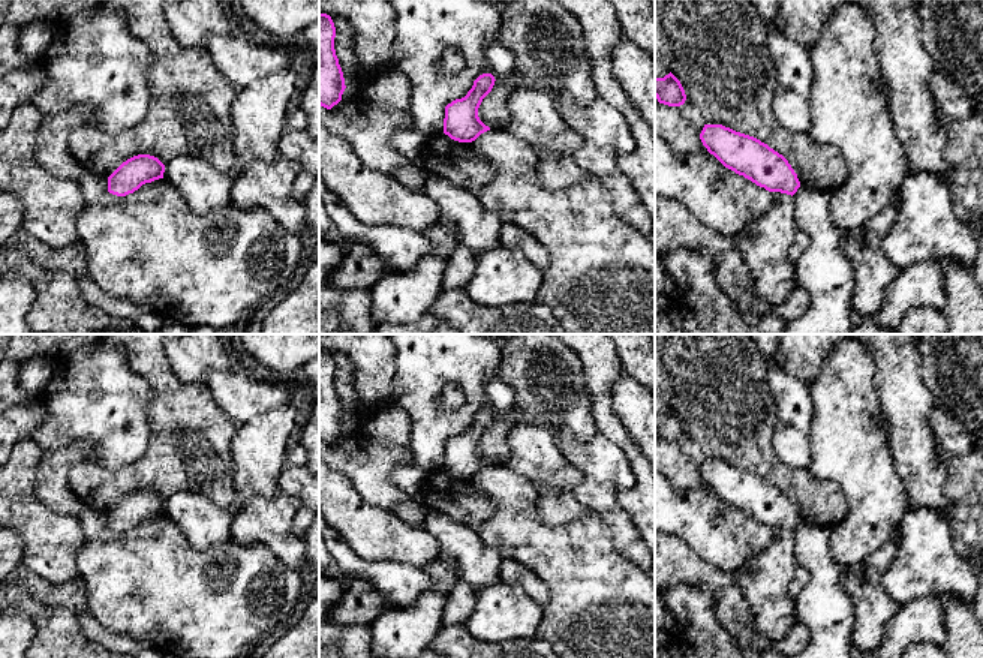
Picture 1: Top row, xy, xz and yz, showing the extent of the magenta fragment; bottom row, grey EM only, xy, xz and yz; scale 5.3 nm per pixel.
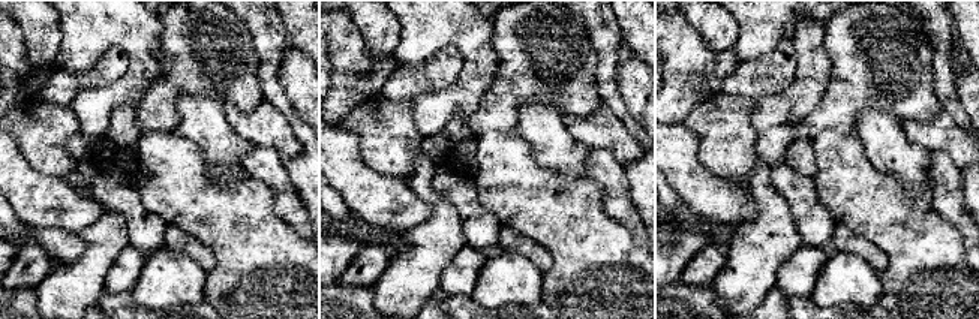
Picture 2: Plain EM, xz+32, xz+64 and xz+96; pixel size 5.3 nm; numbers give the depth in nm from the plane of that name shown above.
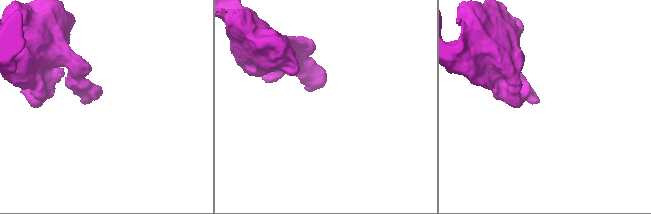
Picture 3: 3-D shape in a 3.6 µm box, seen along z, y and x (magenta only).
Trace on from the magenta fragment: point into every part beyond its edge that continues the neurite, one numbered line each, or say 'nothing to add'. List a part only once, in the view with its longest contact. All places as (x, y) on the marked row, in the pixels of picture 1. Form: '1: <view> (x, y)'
nothing to add

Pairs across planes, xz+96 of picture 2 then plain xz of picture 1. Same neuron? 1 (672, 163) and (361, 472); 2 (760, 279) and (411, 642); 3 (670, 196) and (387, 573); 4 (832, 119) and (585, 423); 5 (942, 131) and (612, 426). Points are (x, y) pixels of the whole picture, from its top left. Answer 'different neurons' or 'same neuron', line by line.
1: different neurons
2: same neuron
3: same neuron
4: same neuron
5: different neurons

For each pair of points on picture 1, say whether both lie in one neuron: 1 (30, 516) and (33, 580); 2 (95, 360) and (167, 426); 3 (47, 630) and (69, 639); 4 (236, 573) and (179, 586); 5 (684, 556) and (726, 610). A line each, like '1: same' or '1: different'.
1: different
2: different
3: same
4: same
5: same

